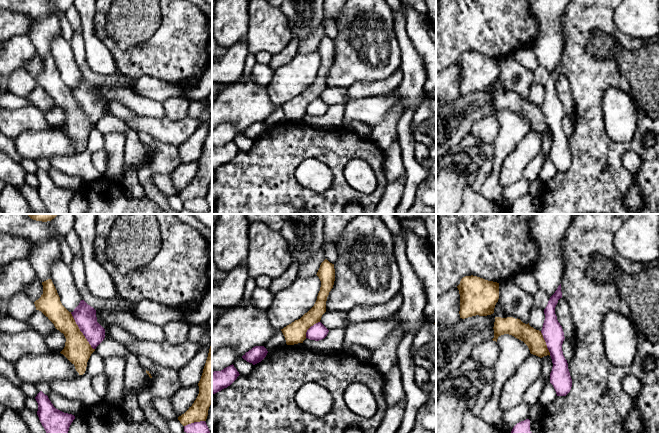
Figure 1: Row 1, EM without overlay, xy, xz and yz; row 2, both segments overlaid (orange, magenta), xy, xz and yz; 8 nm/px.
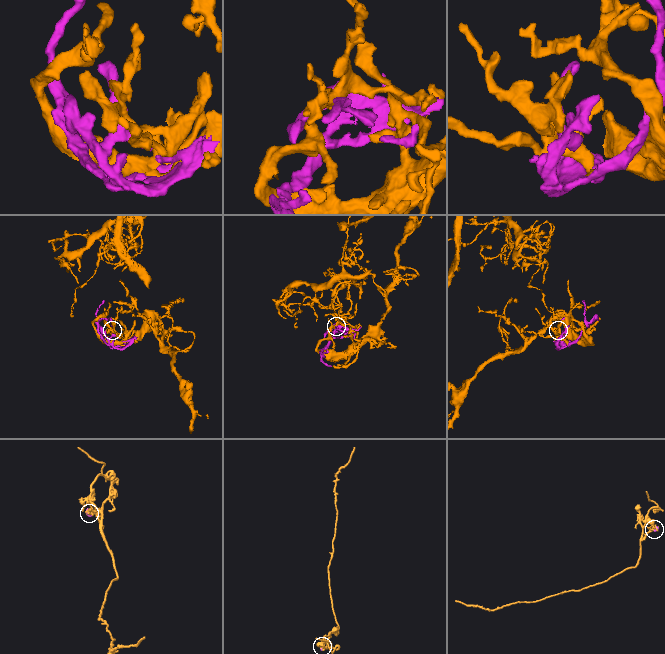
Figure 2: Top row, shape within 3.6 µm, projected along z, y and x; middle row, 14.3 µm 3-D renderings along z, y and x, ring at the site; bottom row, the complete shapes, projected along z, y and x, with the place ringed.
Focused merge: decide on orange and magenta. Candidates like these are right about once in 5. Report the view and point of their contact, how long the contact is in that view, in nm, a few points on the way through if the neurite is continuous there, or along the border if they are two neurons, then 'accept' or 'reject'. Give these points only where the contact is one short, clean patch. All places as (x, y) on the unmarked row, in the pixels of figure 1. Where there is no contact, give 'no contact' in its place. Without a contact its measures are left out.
contact xy (80, 107); length 360 nm; reject

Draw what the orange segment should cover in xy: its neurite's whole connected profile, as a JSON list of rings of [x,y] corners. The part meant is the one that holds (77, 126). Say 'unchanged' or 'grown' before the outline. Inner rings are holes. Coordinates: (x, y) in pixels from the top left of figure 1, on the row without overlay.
unchanged; [[[48,55],[42,61],[43,70],[34,78],[36,86],[41,87],[64,110],[65,123],[60,129],[75,142],[79,151],[83,151],[95,125],[80,107],[71,88],[62,81],[52,56]]]

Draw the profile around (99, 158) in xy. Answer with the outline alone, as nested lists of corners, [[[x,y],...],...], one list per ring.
[[[104,148],[92,154],[92,163],[102,175],[107,171],[107,152]]]

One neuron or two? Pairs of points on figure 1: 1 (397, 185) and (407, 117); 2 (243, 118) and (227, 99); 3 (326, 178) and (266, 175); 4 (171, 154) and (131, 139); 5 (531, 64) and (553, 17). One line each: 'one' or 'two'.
1: two
2: one
3: two
4: two
5: two

